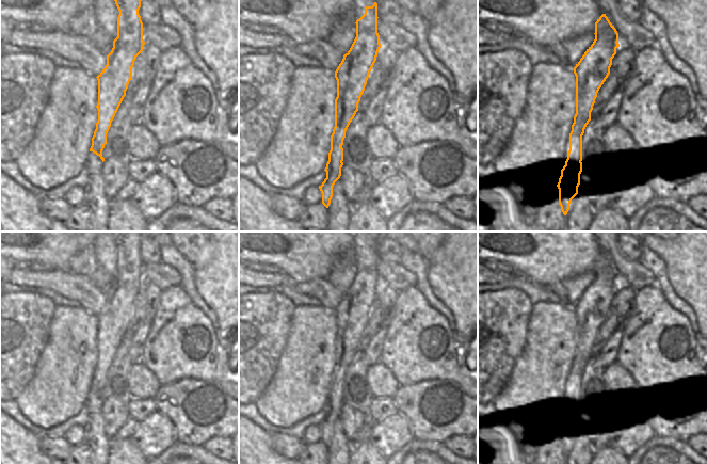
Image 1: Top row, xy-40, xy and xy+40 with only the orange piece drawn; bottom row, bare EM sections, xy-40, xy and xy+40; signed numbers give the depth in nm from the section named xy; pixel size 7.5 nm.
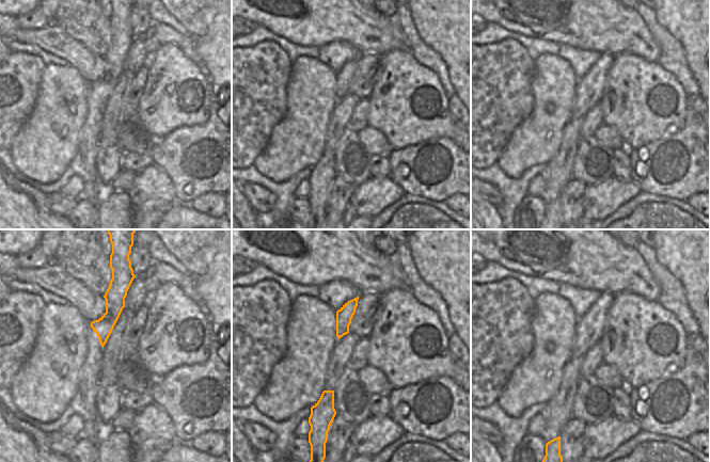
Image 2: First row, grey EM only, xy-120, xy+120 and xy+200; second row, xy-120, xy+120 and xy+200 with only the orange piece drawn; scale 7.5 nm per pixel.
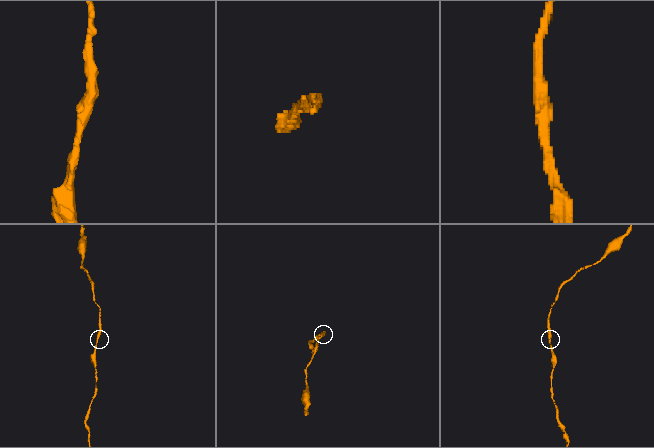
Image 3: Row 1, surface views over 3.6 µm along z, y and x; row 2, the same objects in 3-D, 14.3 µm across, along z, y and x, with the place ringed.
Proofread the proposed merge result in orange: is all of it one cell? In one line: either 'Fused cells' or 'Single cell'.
Single cell.

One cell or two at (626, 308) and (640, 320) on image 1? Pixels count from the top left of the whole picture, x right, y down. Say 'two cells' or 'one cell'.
two cells

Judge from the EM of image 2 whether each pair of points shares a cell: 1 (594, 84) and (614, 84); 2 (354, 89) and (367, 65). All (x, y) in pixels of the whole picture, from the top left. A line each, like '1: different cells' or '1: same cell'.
1: different cells
2: same cell

